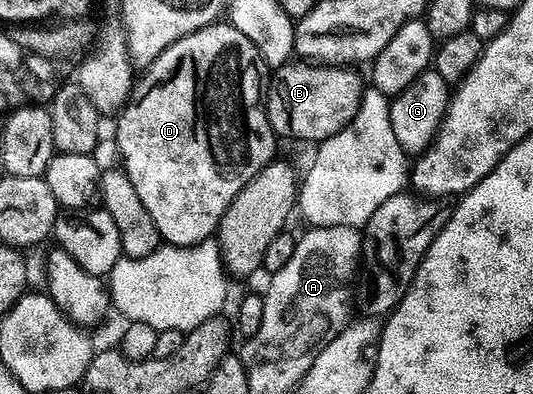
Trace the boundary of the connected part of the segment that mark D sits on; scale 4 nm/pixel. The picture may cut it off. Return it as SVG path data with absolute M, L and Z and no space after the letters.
M216 22L207 24L201 30L173 42L173 46L169 46L161 54L157 54L157 58L152 64L142 69L140 76L143 77L140 80L138 77L132 83L129 99L118 113L117 119L119 121L115 124L113 138L119 147L119 159L123 171L129 174L129 182L133 182L138 196L141 197L141 203L145 205L145 210L149 210L153 222L157 222L159 235L166 243L176 244L176 246L189 246L190 244L200 244L203 240L212 239L219 231L219 223L229 206L229 202L233 202L233 198L237 198L239 191L270 160L276 159L275 143L277 143L277 137L275 131L269 126L267 110L264 101L261 99L259 68L261 69L259 52L253 46L253 42L249 42L249 38L245 38L245 34L241 34L231 23Z

